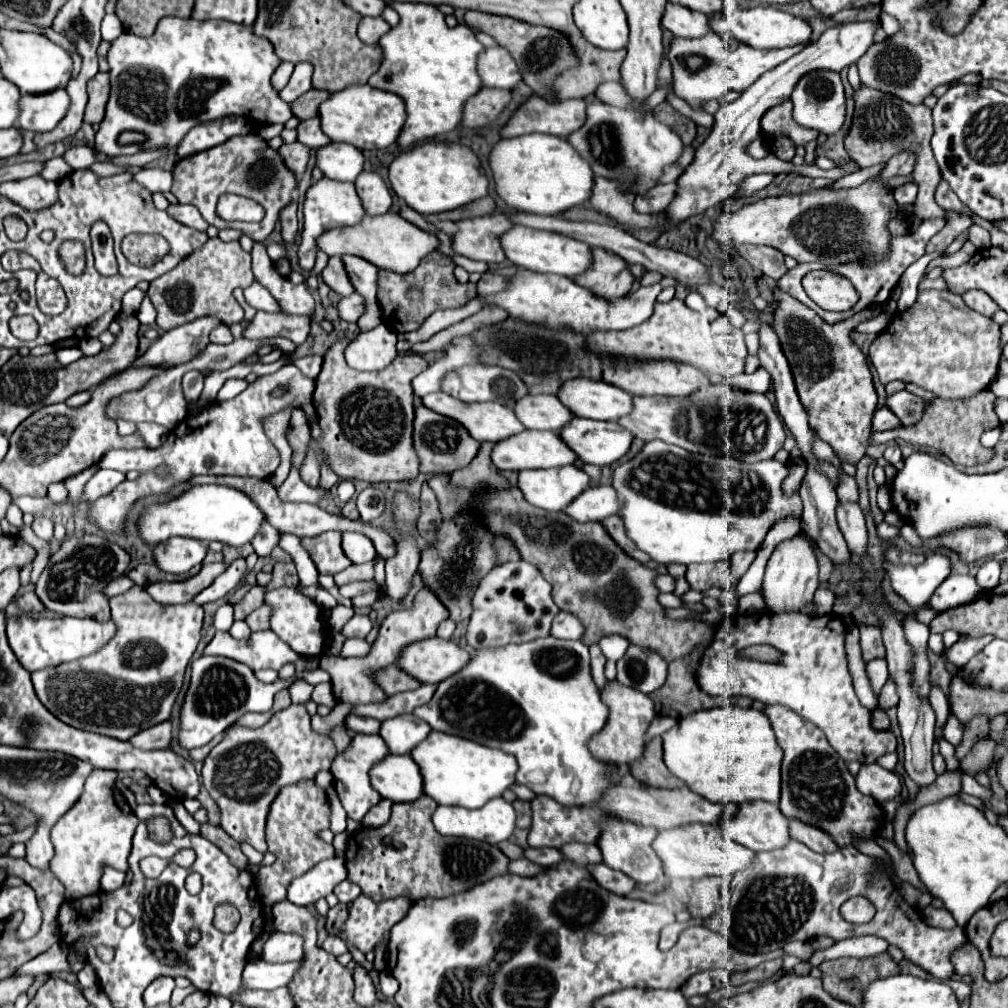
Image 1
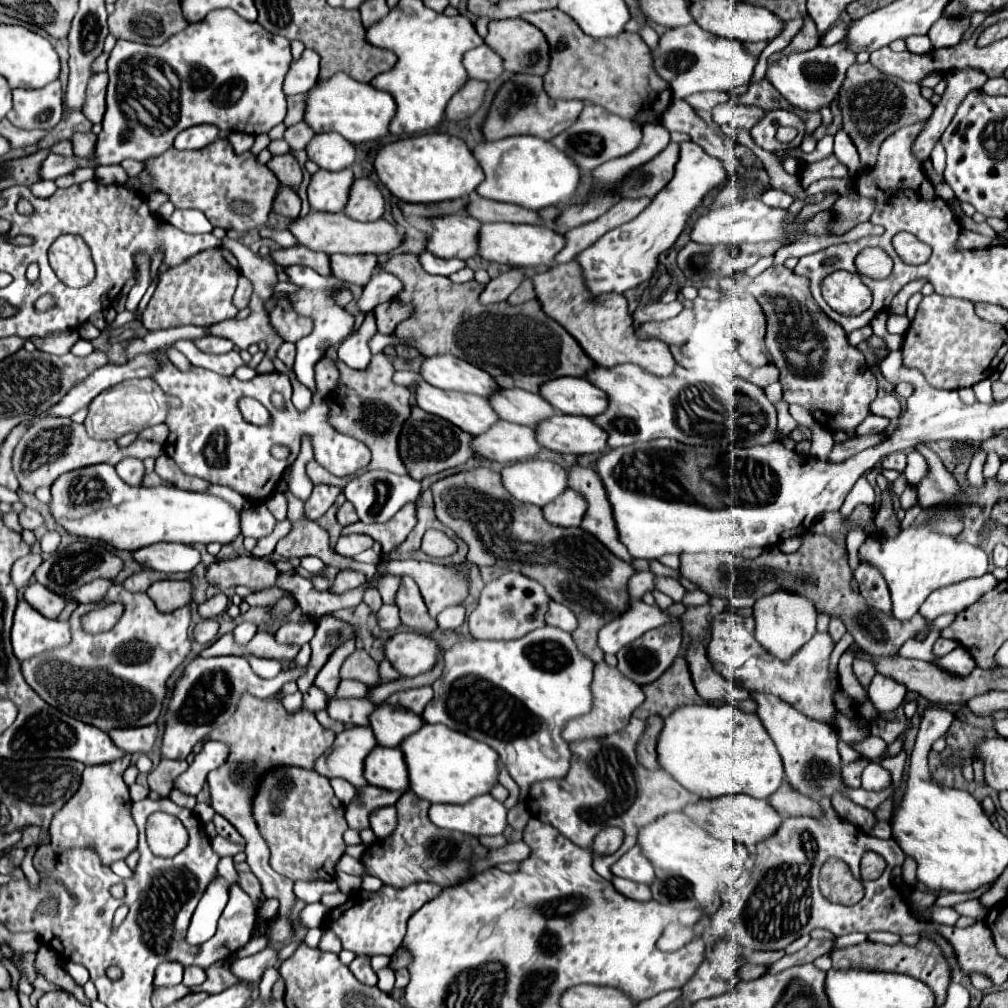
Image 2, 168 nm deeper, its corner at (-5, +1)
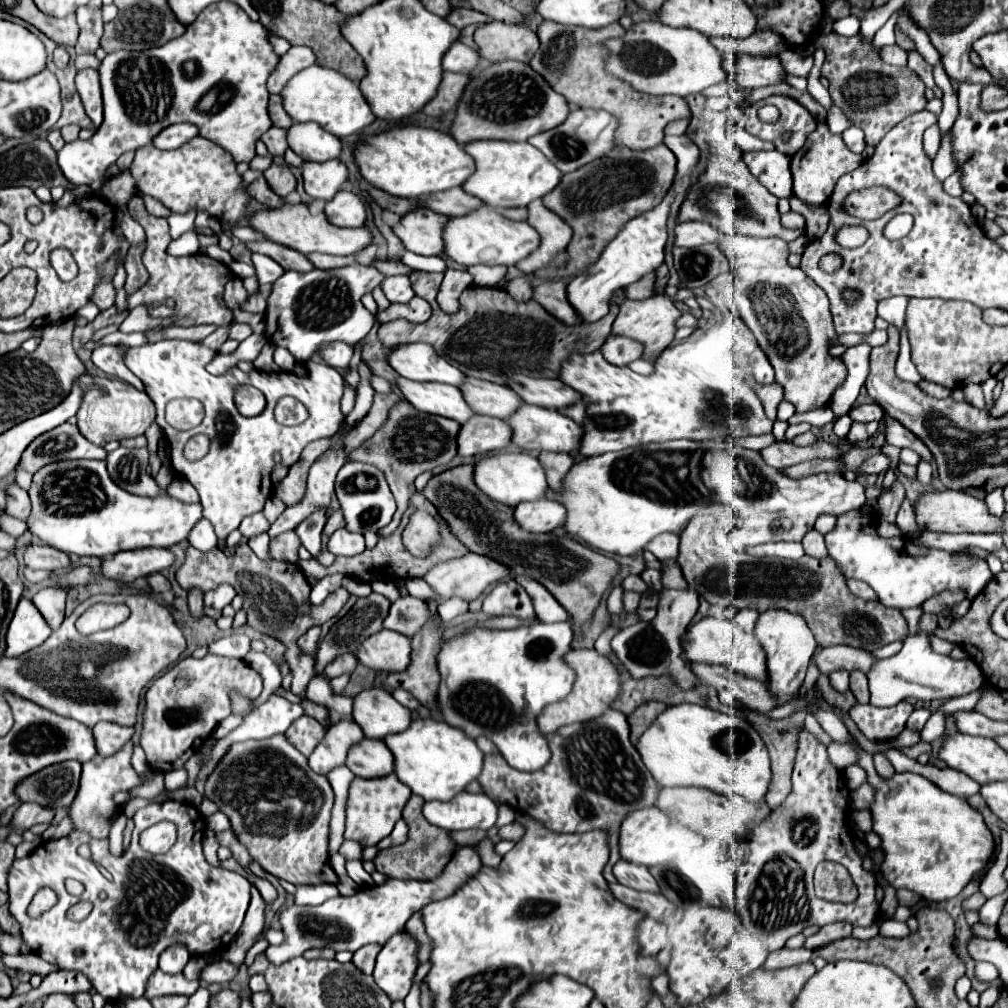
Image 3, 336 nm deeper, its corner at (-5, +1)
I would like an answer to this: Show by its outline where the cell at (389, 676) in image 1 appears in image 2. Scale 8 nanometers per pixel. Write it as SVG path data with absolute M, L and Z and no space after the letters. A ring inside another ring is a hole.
M354 650L344 660L344 664L340 668L340 678L358 680L358 682L364 682L366 686L378 686L378 682L380 682L378 666L364 650Z

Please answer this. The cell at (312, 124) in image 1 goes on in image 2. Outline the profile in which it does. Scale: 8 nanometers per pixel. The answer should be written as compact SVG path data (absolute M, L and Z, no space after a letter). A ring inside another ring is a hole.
M298 122L290 128L286 128L286 132L284 132L284 140L290 144L292 150L302 150L310 142L312 136L314 136L314 130L306 122Z

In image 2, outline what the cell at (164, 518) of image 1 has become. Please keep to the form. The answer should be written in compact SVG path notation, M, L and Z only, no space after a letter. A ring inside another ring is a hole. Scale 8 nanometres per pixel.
M98 464L62 474L50 486L54 522L76 538L102 540L116 550L138 550L156 542L228 544L240 536L240 514L222 498L188 492L176 486L126 486L114 466Z

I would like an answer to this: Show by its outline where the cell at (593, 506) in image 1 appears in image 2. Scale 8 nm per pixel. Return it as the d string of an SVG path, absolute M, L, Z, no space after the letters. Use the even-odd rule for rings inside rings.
M566 490L560 494L550 506L542 508L542 514L546 514L546 522L554 522L554 526L566 526L574 528L582 522L582 516L586 512L586 500L574 490Z

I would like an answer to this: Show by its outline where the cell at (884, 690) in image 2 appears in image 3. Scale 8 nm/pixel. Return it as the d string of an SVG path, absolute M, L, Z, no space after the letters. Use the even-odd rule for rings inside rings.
M922 614L918 620L918 632L904 640L904 648L886 660L878 660L868 672L870 682L870 704L872 706L894 706L906 698L918 700L944 700L964 696L976 690L985 682L985 676L980 667L970 658L952 658L936 654L930 646L930 638L934 636L938 624L936 614Z

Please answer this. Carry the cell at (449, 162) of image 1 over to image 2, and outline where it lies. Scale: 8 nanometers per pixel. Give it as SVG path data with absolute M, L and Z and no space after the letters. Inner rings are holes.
M420 134L386 144L374 158L374 170L380 182L404 202L432 204L442 200L464 198L484 180L484 172L464 140L450 134Z

